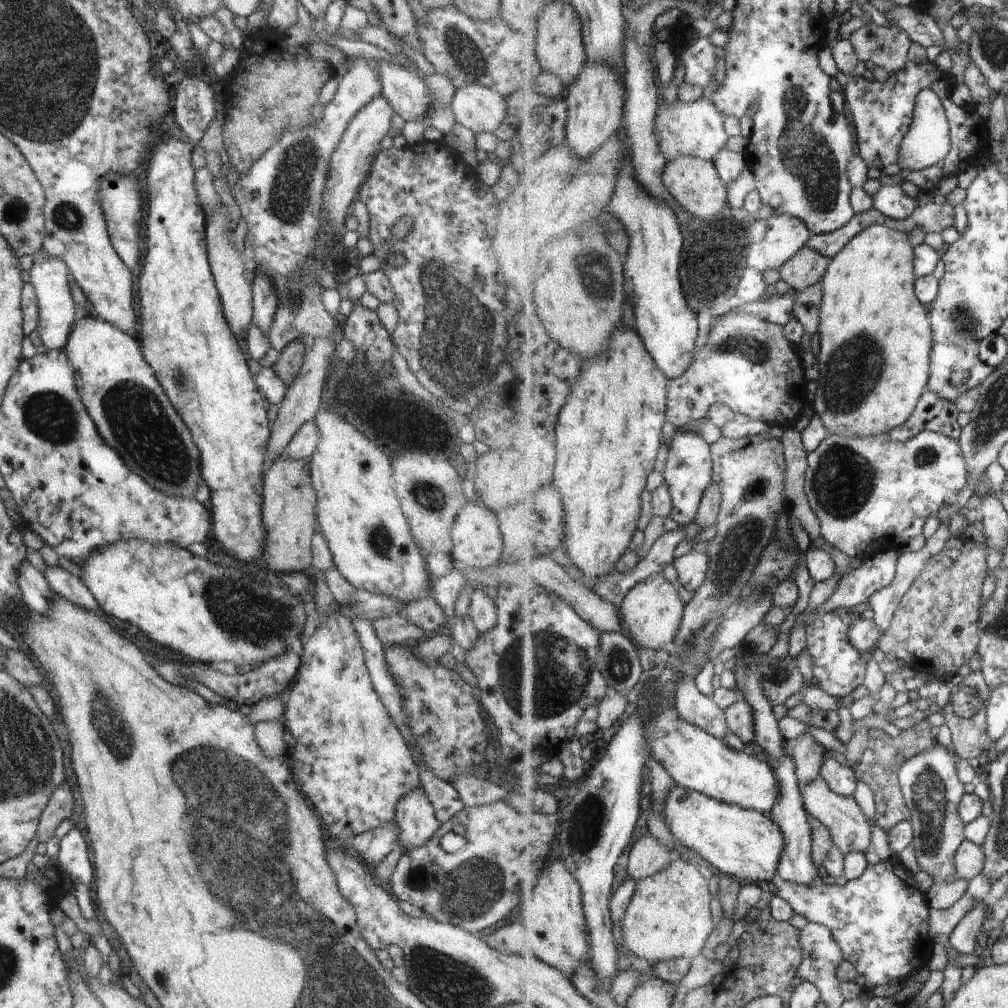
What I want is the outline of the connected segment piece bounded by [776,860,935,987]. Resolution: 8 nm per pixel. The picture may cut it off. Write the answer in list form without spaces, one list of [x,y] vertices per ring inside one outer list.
[[[896,860],[881,861],[870,865],[859,879],[841,885],[827,885],[821,881],[817,884],[796,884],[784,880],[776,887],[776,894],[790,901],[798,914],[804,915],[810,922],[821,922],[829,926],[842,946],[848,959],[862,976],[867,978],[868,986],[882,986],[899,980],[905,985],[916,976],[918,971],[928,967],[934,954],[934,938],[930,936],[930,903],[918,887],[916,878]]]

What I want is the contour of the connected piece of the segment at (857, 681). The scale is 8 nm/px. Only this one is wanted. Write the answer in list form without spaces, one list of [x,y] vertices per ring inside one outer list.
[[[840,609],[834,612],[824,611],[807,624],[807,645],[804,649],[813,656],[815,667],[812,675],[817,685],[829,695],[845,698],[858,686],[865,684],[869,662],[851,639],[852,627],[862,618],[862,613],[851,613],[849,609]]]

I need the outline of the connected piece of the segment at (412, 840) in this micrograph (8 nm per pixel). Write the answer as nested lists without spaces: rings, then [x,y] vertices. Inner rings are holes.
[[[422,788],[410,791],[398,801],[395,808],[397,846],[406,851],[421,847],[441,825],[434,807]]]

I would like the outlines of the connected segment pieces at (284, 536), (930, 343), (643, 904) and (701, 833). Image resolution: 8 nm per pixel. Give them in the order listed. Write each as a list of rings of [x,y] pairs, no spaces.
[[[286,452],[276,457],[268,470],[263,472],[263,503],[262,520],[265,526],[265,553],[263,559],[267,564],[267,570],[273,573],[303,574],[312,571],[312,545],[310,541],[316,532],[317,521],[317,494],[314,490],[309,466],[306,459],[292,460]]]
[[[875,224],[861,232],[854,240],[848,243],[848,246],[840,252],[838,256],[832,258],[831,266],[824,278],[824,298],[821,306],[821,327],[819,334],[821,336],[818,360],[818,390],[815,399],[812,402],[812,408],[829,428],[829,430],[839,435],[854,437],[871,437],[881,436],[885,432],[906,424],[912,413],[916,410],[922,395],[929,388],[932,378],[931,373],[931,356],[935,346],[933,324],[929,306],[925,305],[916,292],[916,283],[919,276],[915,271],[915,246],[910,242],[908,233],[891,229],[886,225]]]
[[[679,857],[667,869],[639,881],[637,894],[624,919],[625,947],[633,955],[651,960],[654,964],[679,958],[694,961],[702,954],[706,940],[716,928],[708,881],[693,860]]]
[[[676,784],[665,800],[666,824],[677,842],[699,853],[712,867],[734,878],[764,882],[778,870],[787,839],[780,825],[758,809],[731,805]]]

